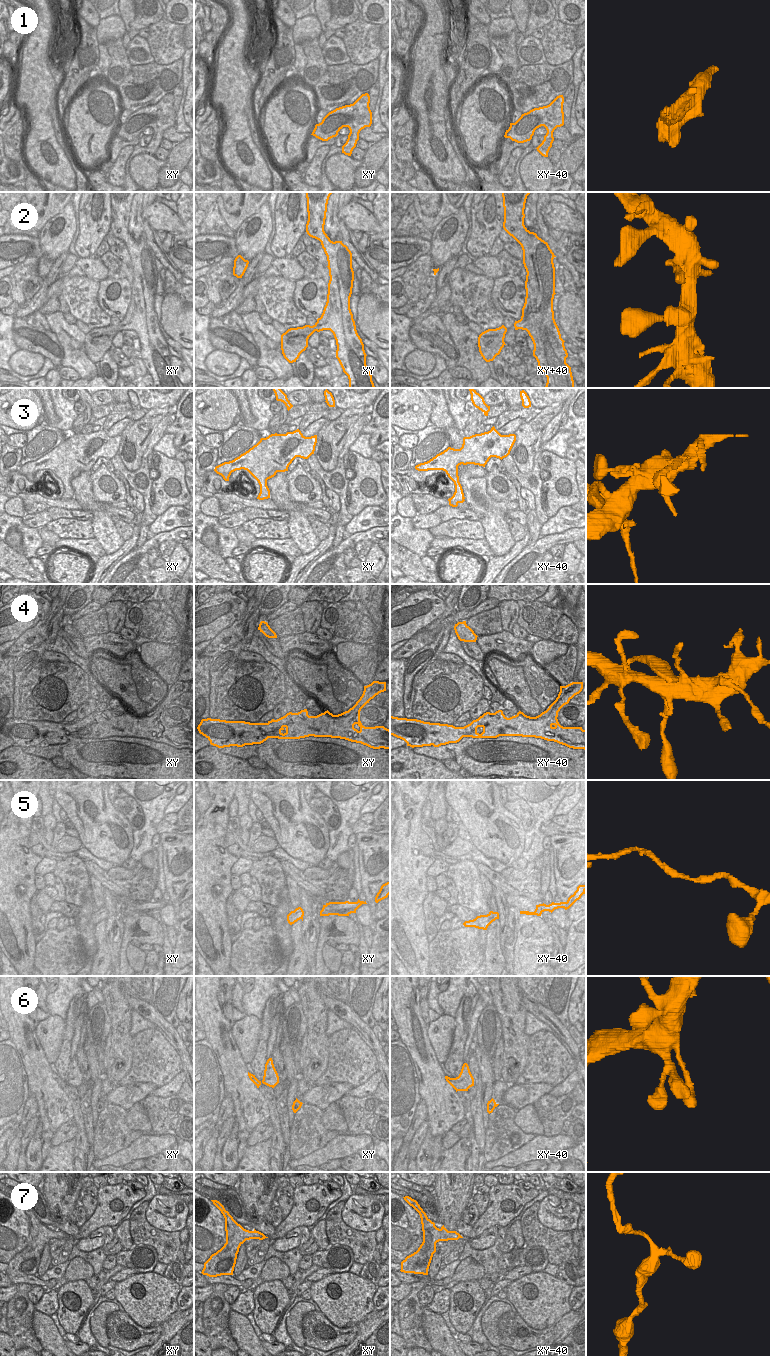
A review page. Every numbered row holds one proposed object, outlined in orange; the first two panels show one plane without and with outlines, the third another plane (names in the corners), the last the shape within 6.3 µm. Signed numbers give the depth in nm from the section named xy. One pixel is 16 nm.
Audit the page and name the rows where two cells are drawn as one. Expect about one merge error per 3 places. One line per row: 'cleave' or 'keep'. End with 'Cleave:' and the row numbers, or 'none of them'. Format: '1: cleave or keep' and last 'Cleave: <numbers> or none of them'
1: keep
2: keep
3: keep
4: keep
5: keep
6: keep
7: keep
Cleave: none of them

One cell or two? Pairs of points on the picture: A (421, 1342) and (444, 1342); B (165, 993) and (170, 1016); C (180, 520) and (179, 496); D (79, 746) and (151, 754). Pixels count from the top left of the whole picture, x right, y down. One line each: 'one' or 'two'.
A: two
B: one
C: two
D: one

